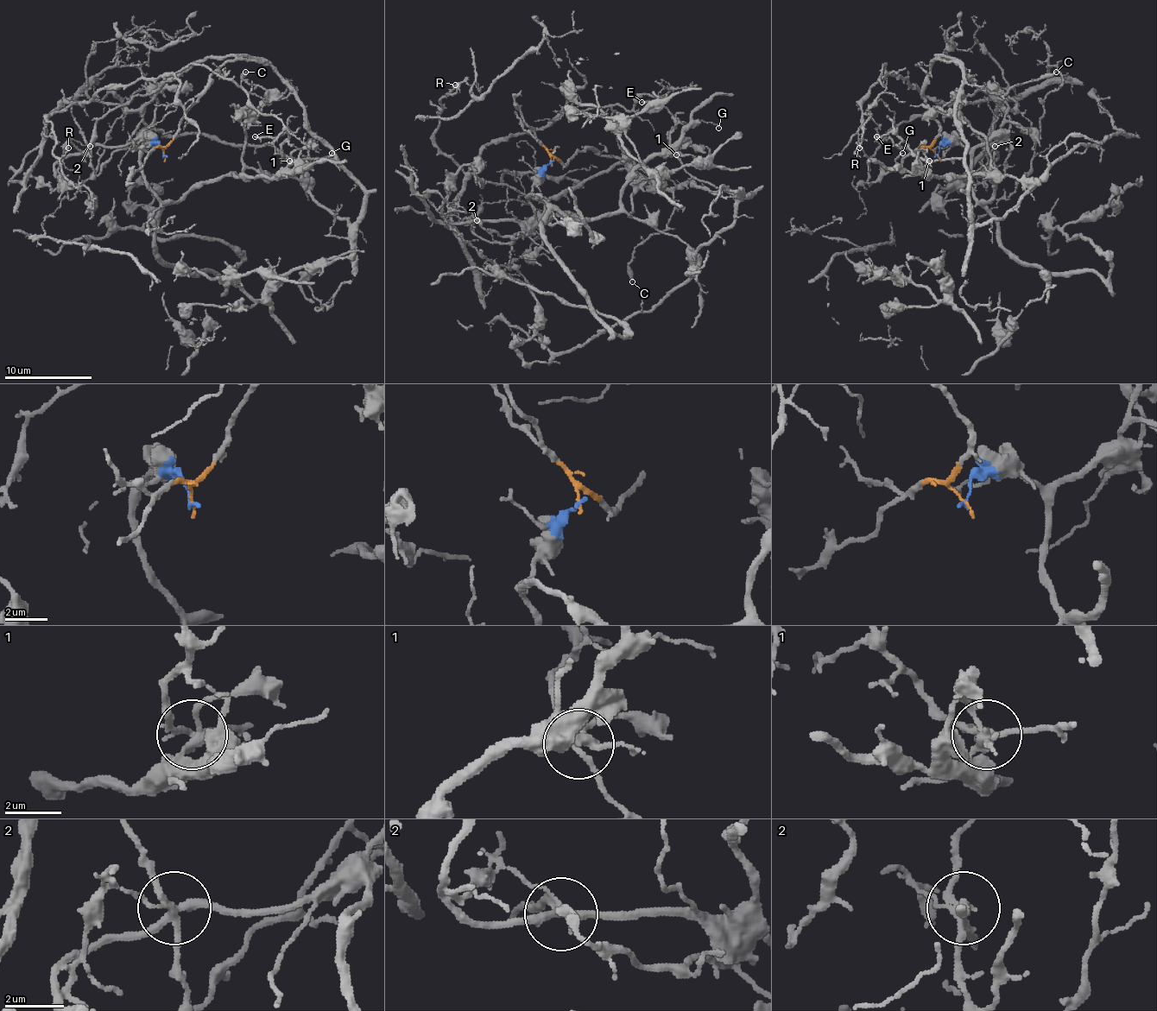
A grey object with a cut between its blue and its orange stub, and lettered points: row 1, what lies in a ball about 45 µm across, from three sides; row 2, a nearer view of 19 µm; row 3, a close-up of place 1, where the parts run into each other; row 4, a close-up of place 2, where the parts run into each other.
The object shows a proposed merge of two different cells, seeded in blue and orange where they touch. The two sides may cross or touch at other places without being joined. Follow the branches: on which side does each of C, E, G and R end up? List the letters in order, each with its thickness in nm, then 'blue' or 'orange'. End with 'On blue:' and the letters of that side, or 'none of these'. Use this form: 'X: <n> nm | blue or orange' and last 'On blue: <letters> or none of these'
C: 260 nm | orange
E: 200 nm | orange
G: 120 nm | blue
R: 150 nm | blue
On blue: G, R

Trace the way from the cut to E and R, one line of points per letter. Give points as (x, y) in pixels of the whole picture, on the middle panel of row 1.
E: (551, 163), (595, 150), (661, 187), (720, 189), (694, 179), (674, 152), (672, 115), (641, 102)
R: (551, 163), (527, 220), (450, 223), (439, 194), (417, 194), (433, 216), (461, 189), (435, 142), (454, 84)

